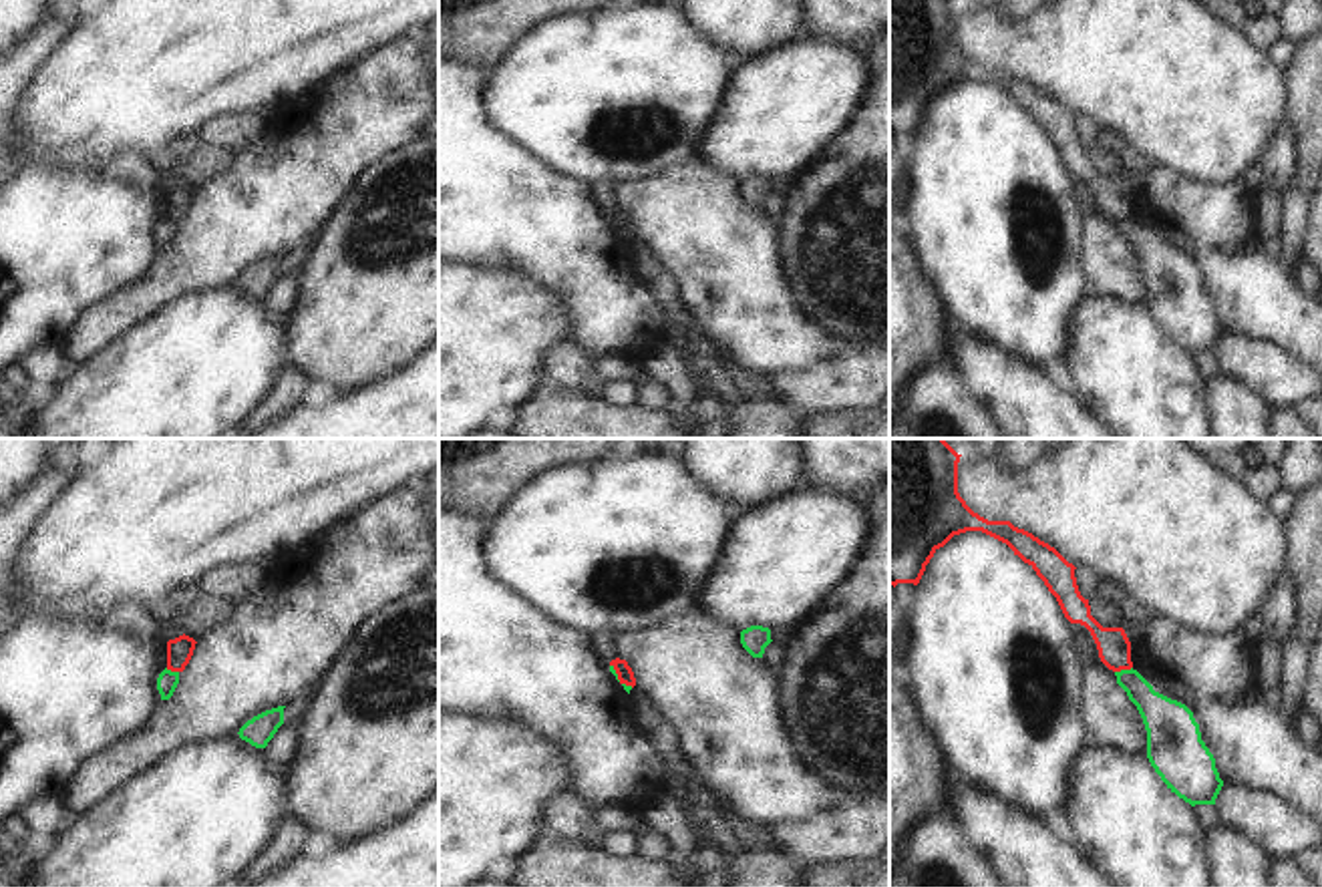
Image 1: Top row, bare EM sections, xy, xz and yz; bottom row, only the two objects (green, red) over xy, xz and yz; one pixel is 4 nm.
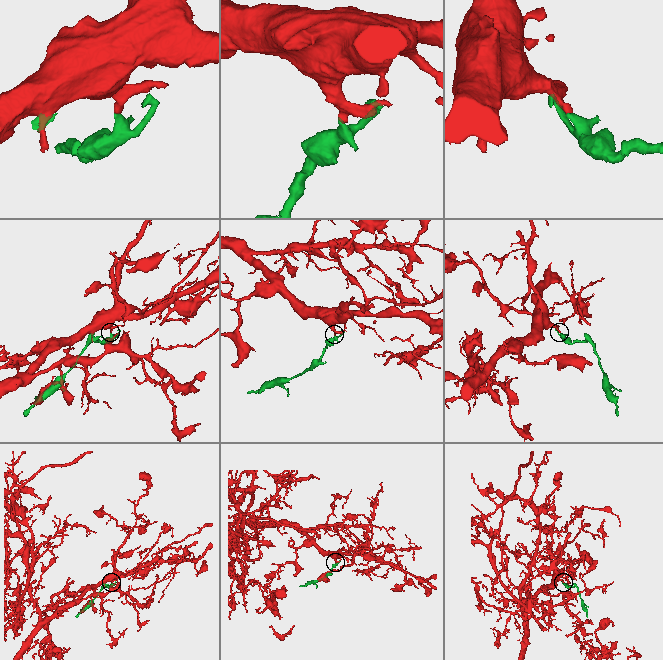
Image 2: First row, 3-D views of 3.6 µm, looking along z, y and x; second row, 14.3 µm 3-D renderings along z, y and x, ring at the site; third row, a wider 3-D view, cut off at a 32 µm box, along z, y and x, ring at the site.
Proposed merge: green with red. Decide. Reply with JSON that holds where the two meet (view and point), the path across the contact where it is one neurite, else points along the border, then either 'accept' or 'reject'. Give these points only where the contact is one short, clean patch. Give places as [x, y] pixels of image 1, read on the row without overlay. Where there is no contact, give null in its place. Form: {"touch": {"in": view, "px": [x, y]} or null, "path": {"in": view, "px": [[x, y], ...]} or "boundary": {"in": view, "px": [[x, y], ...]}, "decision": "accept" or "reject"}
{"touch": {"in": "yz", "px": [1123, 220]}, "boundary": {"in": "yz", "px": [[1131, 216], [1115, 222]]}, "decision": "reject"}

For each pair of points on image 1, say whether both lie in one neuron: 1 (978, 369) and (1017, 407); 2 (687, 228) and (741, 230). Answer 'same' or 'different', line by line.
1: same
2: same

